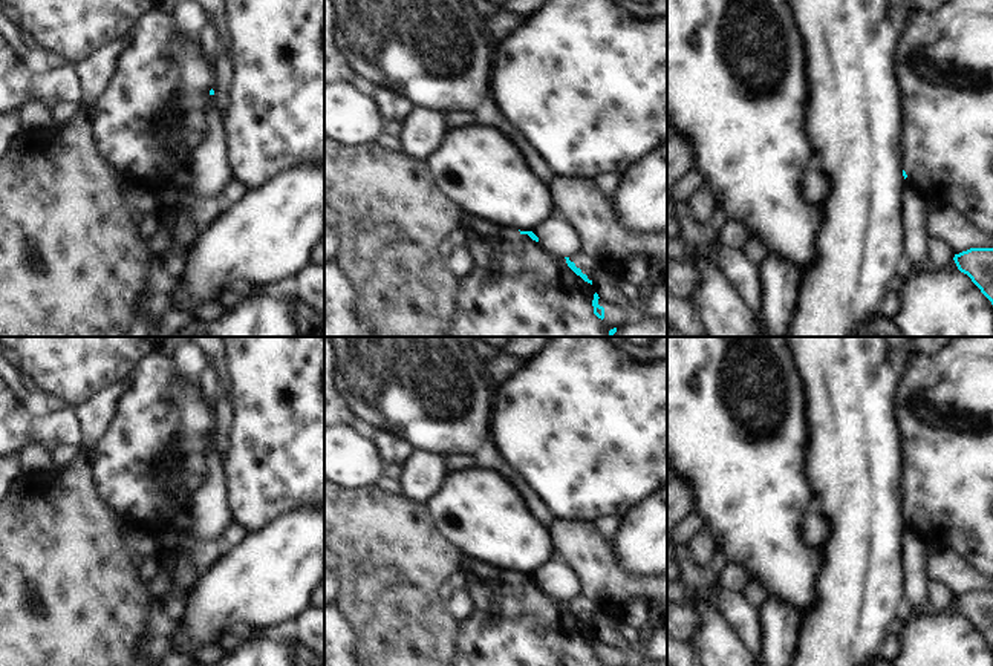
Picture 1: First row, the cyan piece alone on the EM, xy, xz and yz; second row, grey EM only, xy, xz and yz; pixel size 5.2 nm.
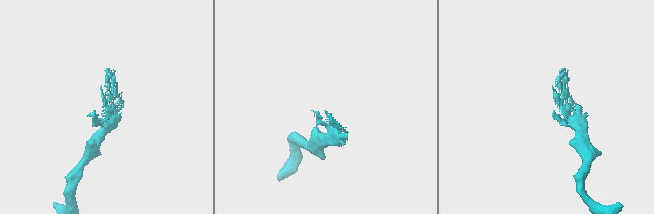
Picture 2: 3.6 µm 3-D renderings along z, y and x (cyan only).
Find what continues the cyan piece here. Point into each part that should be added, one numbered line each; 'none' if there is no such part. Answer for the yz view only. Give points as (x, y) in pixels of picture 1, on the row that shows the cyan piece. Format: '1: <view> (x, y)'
none

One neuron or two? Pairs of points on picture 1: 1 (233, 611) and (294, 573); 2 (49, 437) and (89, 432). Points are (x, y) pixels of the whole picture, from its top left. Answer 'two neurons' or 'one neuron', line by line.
1: one neuron
2: two neurons

